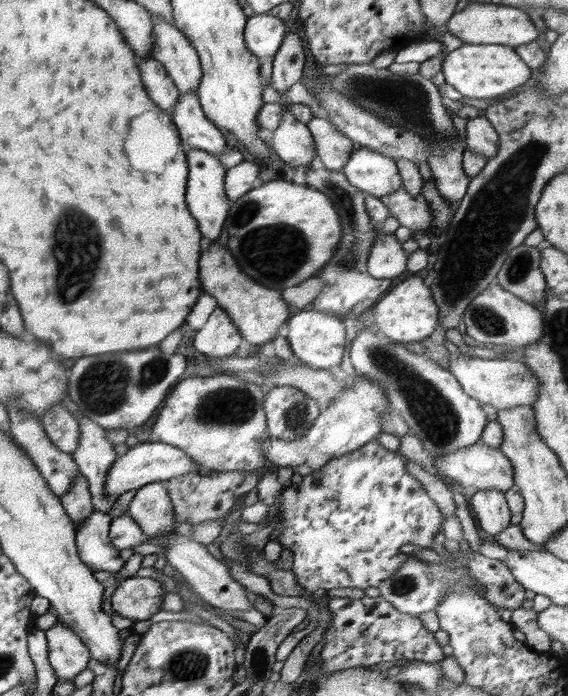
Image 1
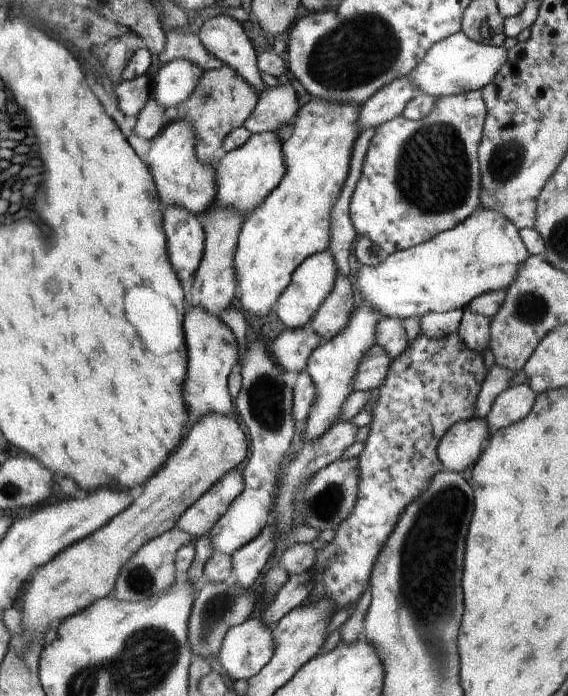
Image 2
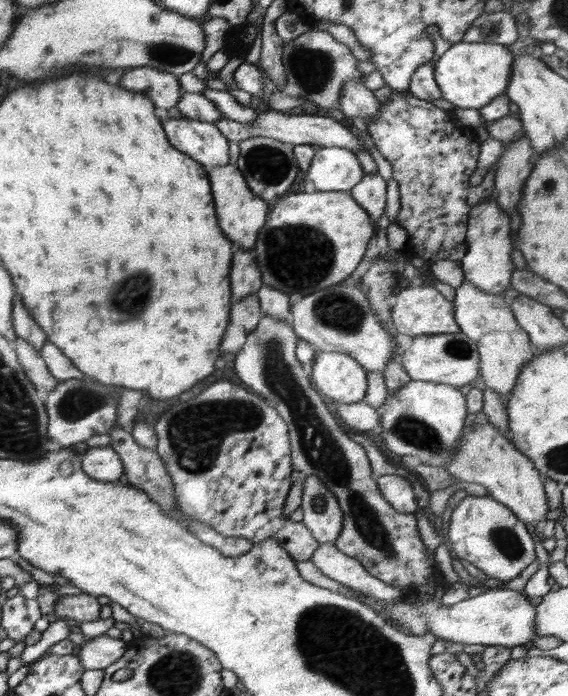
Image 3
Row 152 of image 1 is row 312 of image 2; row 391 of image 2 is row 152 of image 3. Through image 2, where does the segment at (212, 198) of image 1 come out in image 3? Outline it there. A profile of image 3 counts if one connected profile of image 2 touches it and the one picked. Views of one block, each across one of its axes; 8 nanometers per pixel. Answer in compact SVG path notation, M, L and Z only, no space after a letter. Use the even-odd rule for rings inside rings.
M170 118L162 122L170 144L209 169L230 161L229 140L215 124L190 118Z

